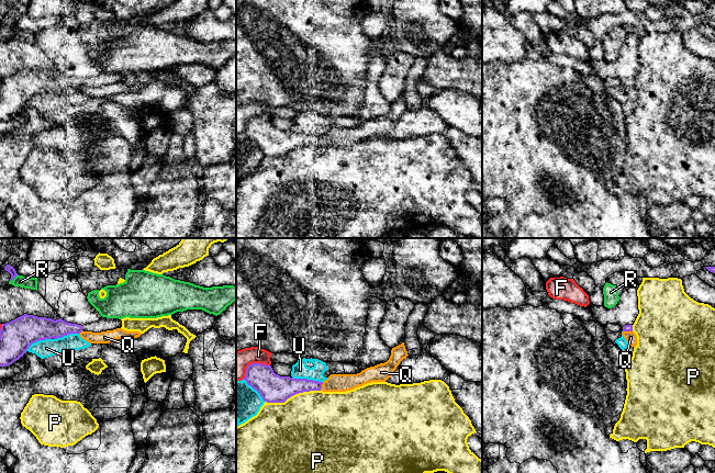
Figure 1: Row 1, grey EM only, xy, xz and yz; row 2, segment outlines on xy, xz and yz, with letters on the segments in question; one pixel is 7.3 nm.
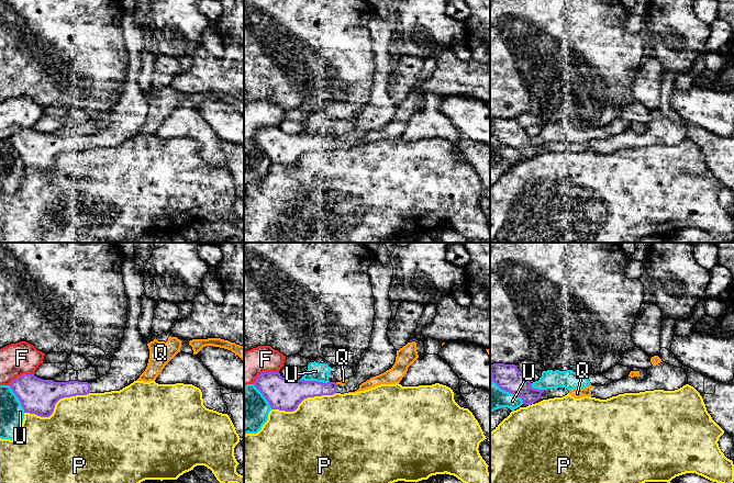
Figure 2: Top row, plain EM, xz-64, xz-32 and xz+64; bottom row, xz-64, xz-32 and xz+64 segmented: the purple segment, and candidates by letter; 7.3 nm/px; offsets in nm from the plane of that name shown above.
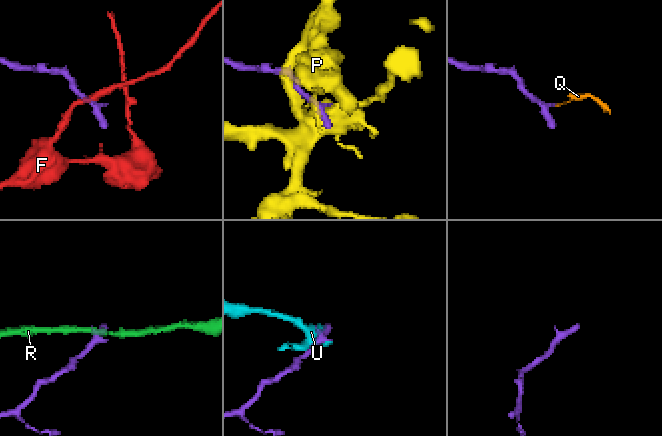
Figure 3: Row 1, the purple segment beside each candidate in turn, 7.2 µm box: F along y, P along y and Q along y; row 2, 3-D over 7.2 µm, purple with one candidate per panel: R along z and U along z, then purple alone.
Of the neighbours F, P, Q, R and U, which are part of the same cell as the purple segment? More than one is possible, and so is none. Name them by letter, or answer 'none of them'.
none of them

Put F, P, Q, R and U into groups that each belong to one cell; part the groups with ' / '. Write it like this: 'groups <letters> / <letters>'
groups F / P / Q / R / U

